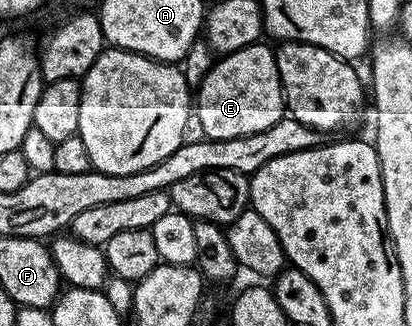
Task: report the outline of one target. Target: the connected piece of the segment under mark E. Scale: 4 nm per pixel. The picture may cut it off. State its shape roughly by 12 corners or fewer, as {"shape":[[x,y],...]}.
{"shape":[[266,42],[222,56],[197,88],[208,139],[284,118]]}

